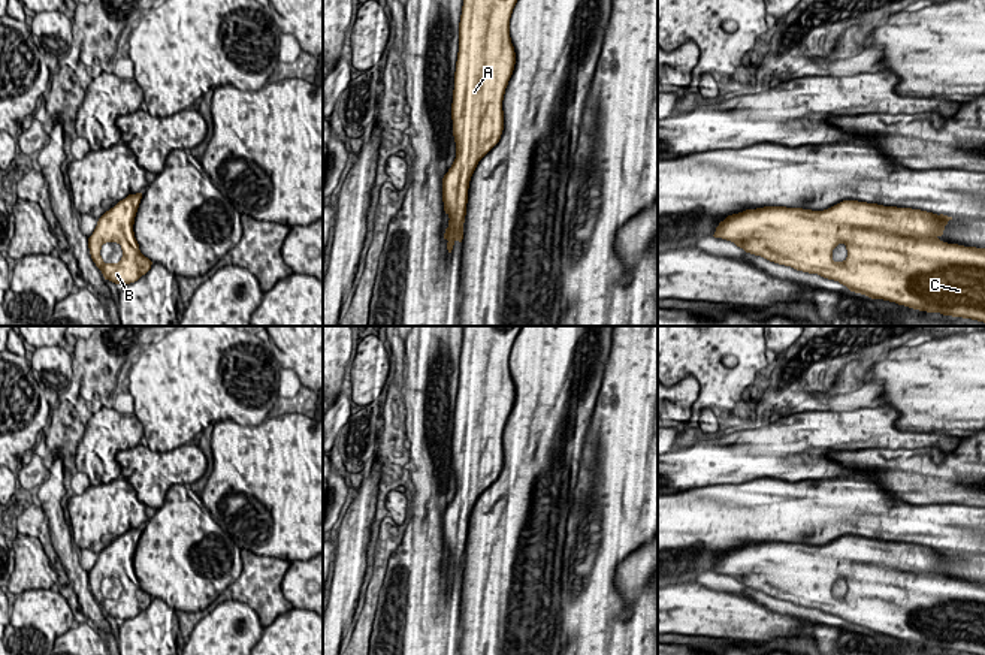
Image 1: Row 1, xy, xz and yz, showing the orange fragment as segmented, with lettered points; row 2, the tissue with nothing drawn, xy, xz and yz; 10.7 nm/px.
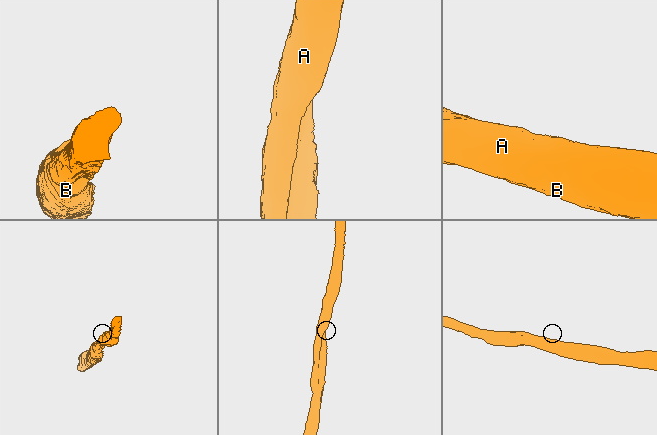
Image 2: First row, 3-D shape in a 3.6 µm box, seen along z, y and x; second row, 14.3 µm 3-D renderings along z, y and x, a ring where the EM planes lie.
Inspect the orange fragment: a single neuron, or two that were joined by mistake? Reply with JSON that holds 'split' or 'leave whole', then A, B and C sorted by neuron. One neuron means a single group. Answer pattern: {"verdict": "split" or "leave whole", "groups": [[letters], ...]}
{"verdict": "leave whole", "groups": [["A", "B", "C"]]}

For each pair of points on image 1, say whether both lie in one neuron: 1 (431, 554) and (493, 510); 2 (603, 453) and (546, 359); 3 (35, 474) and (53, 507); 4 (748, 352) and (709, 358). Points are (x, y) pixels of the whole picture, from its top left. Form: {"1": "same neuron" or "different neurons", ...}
{"1": "different neurons", "2": "different neurons", "3": "different neurons", "4": "same neuron"}

